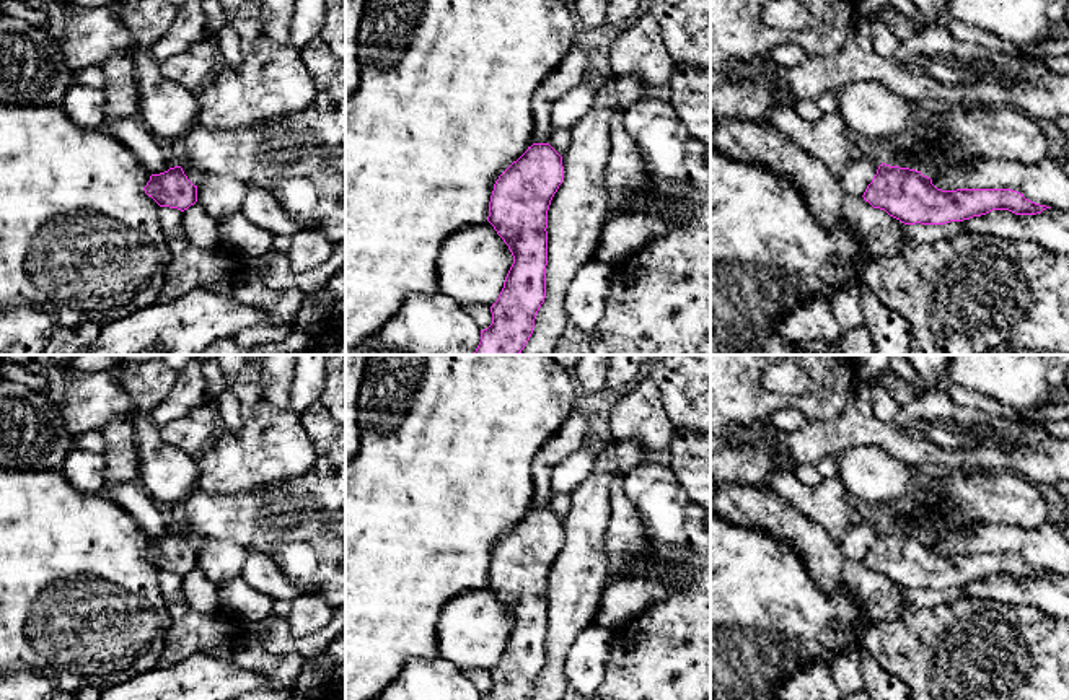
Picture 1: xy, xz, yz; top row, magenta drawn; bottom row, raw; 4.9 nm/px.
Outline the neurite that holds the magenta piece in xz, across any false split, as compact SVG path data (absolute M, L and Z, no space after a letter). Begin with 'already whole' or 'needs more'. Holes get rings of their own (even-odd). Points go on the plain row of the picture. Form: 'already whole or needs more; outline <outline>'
already whole; outline M533 508L495 545L487 586L508 610L513 628L497 666L492 689L481 700L531 700L536 679L546 663L548 575L564 545L562 521L549 508Z

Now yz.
already whole; outline M882 527L864 557L864 565L885 575L904 589L945 589L1009 575L1015 580L1036 580L1046 570L1035 568L1012 553L942 555L921 536Z

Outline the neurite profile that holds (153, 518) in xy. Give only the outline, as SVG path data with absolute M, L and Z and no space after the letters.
M140 483L119 485L109 490L106 497L130 513L150 539L181 531L166 508L158 505Z

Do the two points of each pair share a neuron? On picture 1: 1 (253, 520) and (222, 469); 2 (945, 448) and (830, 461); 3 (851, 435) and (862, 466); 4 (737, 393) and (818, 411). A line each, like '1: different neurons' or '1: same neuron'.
1: different neurons
2: different neurons
3: different neurons
4: same neuron

